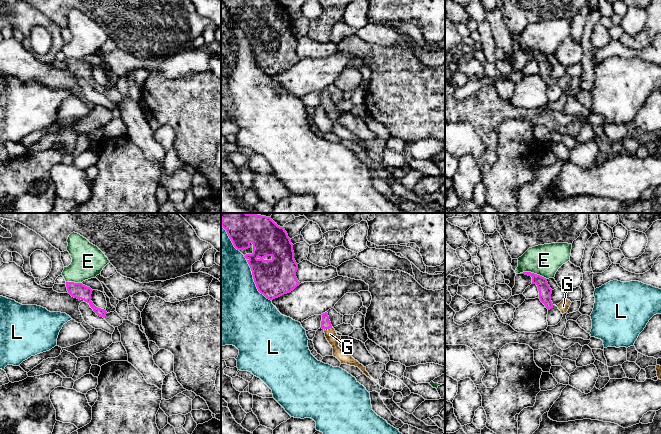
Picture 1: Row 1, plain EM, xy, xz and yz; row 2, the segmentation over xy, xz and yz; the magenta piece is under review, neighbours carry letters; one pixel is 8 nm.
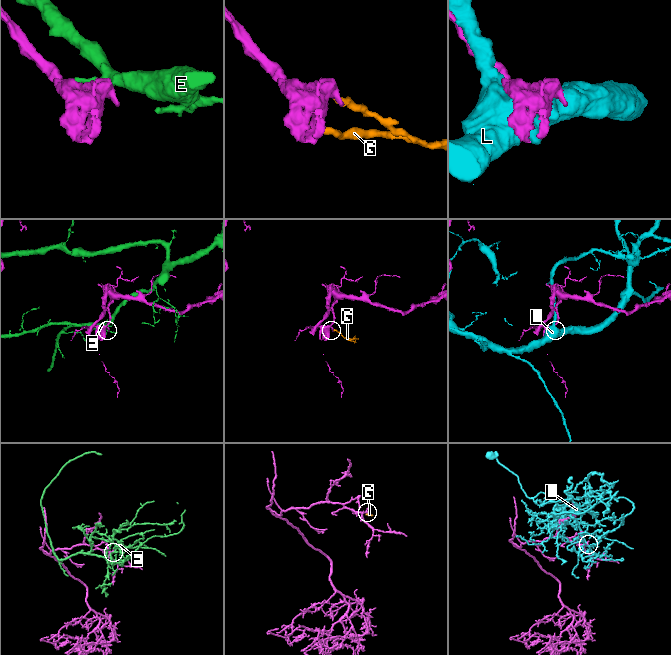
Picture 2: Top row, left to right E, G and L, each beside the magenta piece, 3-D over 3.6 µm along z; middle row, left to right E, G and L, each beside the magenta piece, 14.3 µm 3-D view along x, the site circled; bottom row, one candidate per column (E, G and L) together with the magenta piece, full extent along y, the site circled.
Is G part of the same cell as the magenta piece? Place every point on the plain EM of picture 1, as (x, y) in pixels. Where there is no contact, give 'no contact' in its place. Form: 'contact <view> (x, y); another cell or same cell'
contact xz (327, 104); same cell

